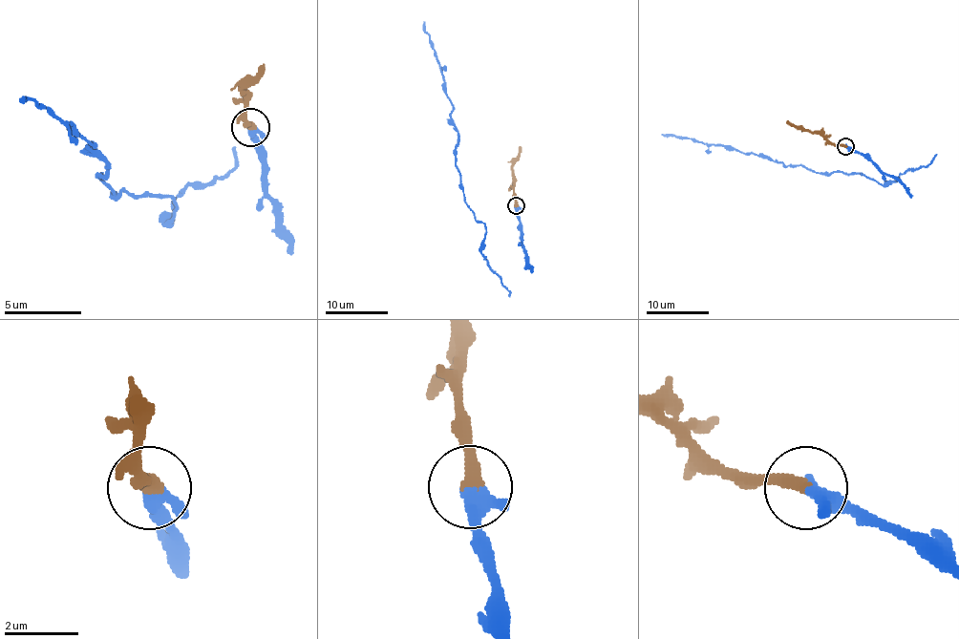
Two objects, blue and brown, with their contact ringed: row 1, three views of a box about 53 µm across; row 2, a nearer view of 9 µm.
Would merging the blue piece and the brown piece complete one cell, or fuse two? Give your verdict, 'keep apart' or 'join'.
join

